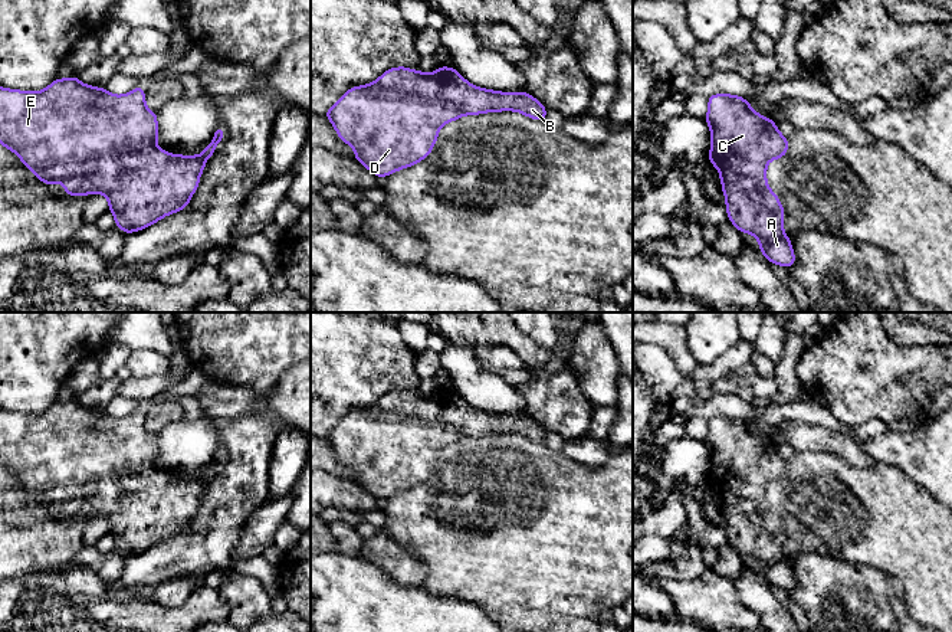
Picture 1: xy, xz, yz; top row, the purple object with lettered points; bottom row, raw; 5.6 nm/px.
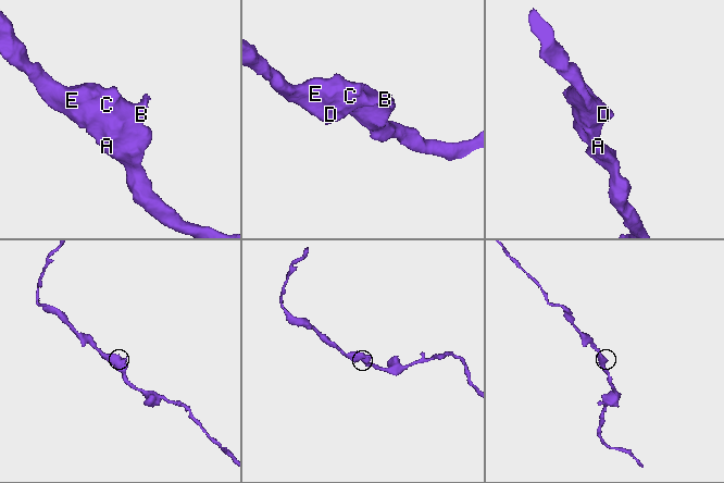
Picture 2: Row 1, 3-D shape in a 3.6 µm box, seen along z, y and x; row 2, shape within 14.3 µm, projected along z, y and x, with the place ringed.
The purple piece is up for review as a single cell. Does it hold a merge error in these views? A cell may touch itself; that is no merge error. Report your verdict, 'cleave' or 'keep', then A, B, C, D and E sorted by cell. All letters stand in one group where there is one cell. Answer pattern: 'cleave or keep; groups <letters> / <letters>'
keep; groups A B C D E

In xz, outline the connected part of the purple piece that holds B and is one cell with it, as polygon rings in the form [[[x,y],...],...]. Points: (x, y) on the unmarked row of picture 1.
[[[398,389],[385,393],[371,406],[349,410],[325,439],[338,459],[355,472],[354,481],[380,501],[430,478],[444,446],[464,438],[499,433],[516,433],[545,443],[548,432],[525,413],[499,415],[475,409],[452,389],[439,389],[434,396]]]

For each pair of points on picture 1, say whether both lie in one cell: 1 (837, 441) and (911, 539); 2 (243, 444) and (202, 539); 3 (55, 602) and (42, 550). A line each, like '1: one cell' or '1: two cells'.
1: two cells
2: one cell
3: one cell

